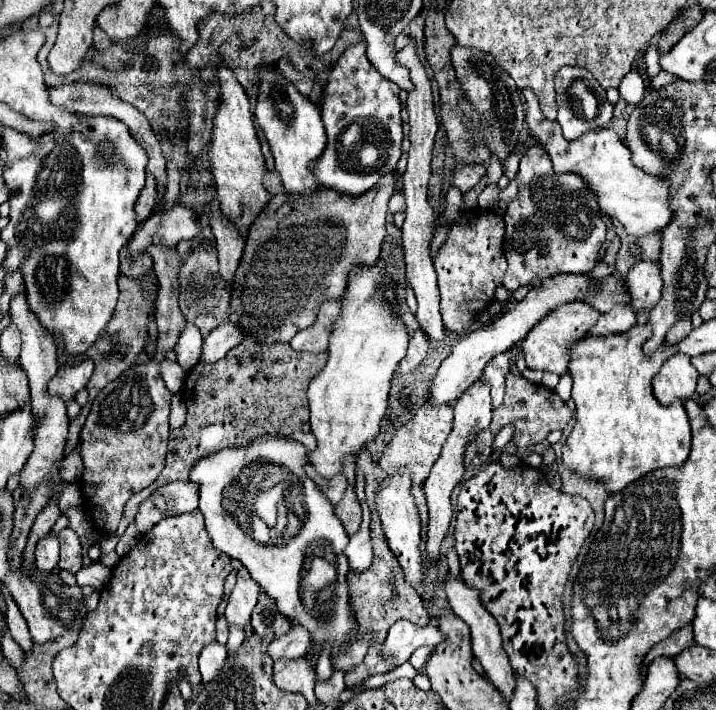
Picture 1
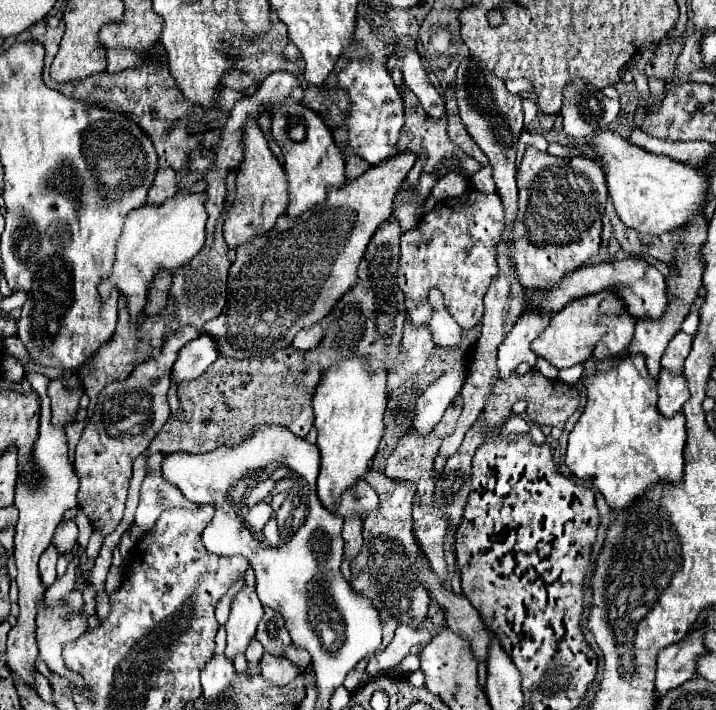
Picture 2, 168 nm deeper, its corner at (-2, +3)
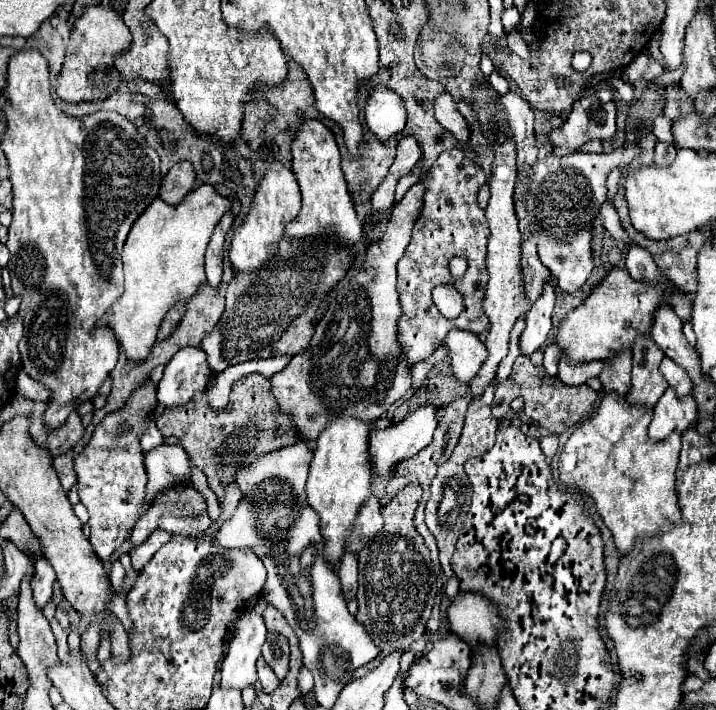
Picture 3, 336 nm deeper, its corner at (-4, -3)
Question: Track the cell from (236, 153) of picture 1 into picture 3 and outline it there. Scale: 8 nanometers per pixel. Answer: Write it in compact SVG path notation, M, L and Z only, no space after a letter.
M272 163L264 167L264 175L256 187L254 201L250 205L250 211L242 219L242 223L236 227L232 243L230 243L230 263L236 271L252 271L260 265L264 265L278 247L278 241L284 235L284 227L288 221L292 221L300 211L300 189L296 183L296 177L292 171L284 165Z

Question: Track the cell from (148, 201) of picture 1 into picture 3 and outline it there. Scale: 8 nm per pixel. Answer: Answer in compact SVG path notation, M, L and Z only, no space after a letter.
M190 163L174 165L160 185L160 199L168 205L178 205L188 191L196 185L196 175Z

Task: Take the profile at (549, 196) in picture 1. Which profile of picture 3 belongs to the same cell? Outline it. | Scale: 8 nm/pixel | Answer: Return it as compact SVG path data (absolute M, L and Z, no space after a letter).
M626 145L602 155L548 155L544 159L538 159L534 165L524 165L520 175L526 175L526 179L532 181L526 195L514 201L516 215L520 221L520 235L522 239L536 235L538 259L550 269L552 277L556 279L556 285L562 291L574 293L590 277L594 267L592 223L600 215L600 205L608 201L606 177L614 167L626 169L626 165L638 155L642 155L640 145Z

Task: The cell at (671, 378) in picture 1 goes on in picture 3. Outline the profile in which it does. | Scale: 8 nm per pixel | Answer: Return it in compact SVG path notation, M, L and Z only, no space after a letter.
M672 387L664 391L664 395L654 405L654 417L648 427L648 435L654 441L662 441L672 431L684 431L698 417L698 407L692 395L678 397Z

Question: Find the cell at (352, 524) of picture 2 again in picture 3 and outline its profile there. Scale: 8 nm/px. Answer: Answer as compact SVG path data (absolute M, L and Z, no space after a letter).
M344 551L340 563L338 563L338 577L340 577L340 583L342 583L342 591L344 591L344 597L350 601L356 597L356 591L358 591L358 559L356 559L356 553L352 551Z

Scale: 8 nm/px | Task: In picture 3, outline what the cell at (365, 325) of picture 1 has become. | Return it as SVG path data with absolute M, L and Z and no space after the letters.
M340 415L334 421L328 421L324 431L316 439L314 459L310 465L310 475L306 483L308 505L320 515L320 529L326 541L324 557L330 565L340 561L344 553L344 537L352 521L356 519L358 507L362 507L364 499L370 497L370 477L372 477L372 463L370 463L370 431L374 429L374 421L360 421L358 417L344 417Z

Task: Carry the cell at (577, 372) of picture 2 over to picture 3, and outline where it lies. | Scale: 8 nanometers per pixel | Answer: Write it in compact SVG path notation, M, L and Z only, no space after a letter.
M564 359L560 361L560 369L558 369L558 379L566 385L582 385L592 377L598 377L598 373L602 371L604 361L592 361L592 363L584 363L584 365L568 365L564 363Z

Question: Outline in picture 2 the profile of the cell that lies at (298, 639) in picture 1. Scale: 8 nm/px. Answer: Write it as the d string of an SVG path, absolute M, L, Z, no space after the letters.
M290 645L290 647L286 649L284 657L286 657L288 661L292 661L300 671L304 671L304 669L310 665L310 655L308 655L306 651L302 651L302 649L296 649L294 645Z

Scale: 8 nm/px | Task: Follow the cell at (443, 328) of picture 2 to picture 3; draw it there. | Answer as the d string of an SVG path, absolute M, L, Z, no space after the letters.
M450 329L444 339L444 345L452 359L452 371L462 383L468 383L478 373L480 365L488 355L478 335L472 335L462 329Z

